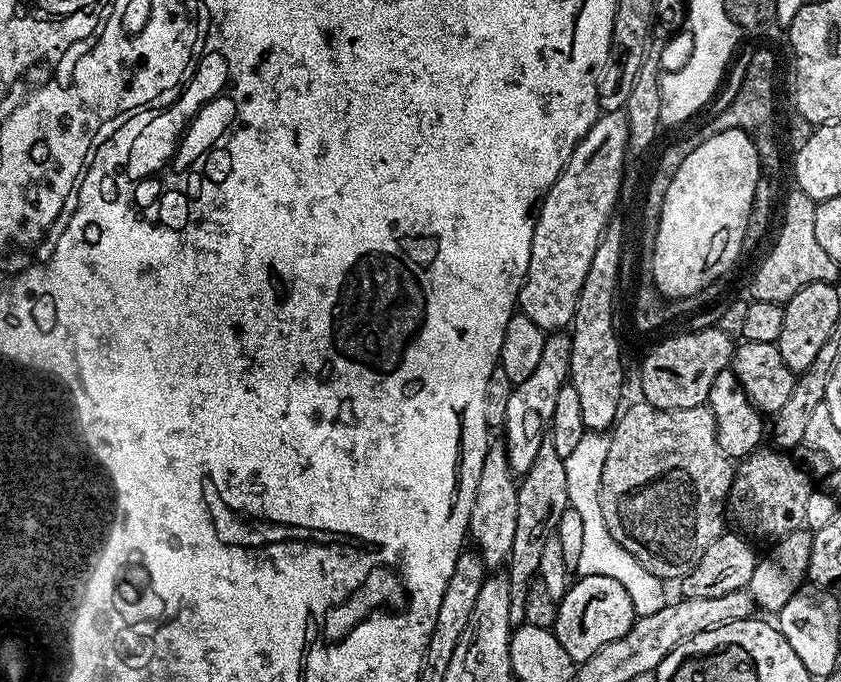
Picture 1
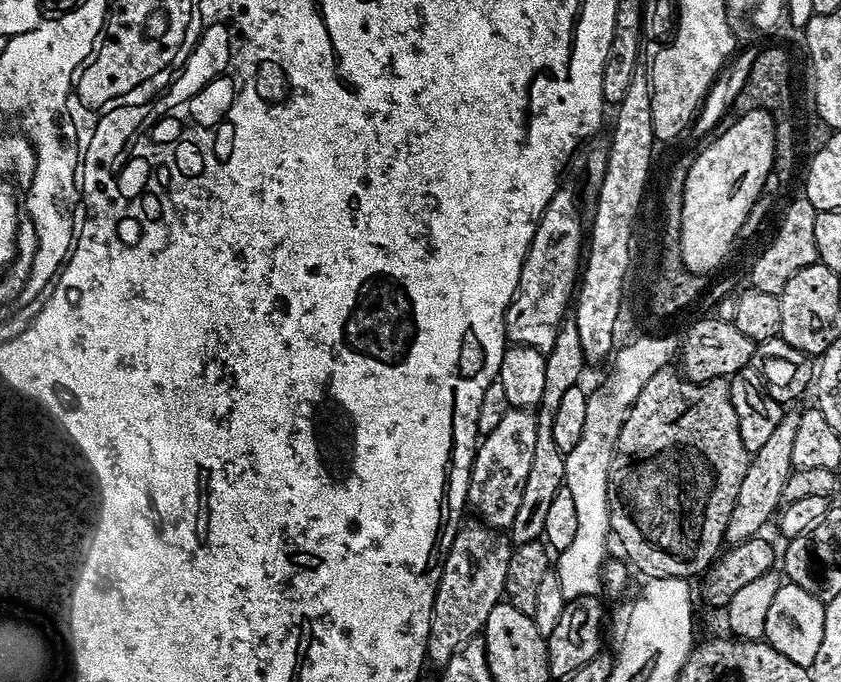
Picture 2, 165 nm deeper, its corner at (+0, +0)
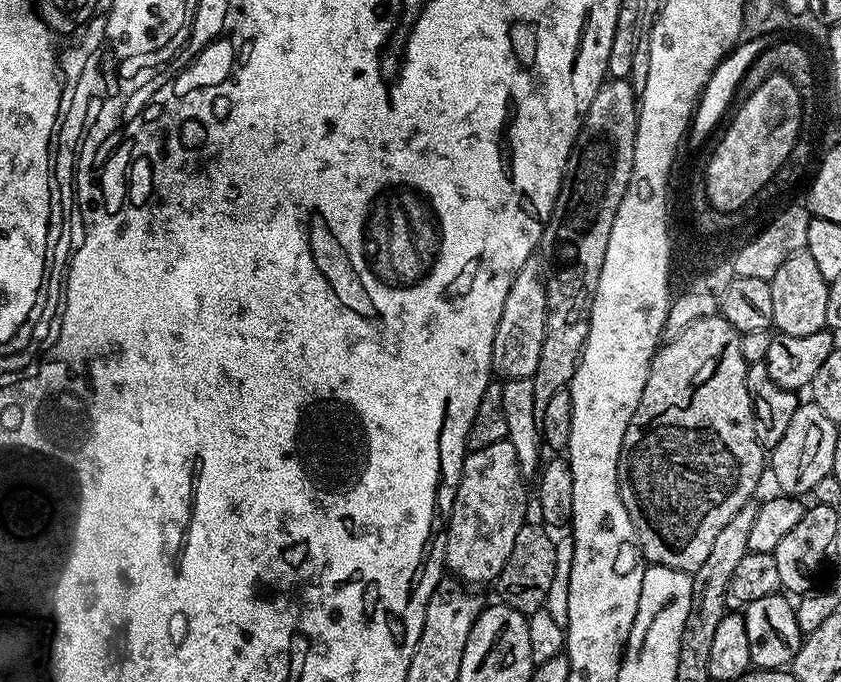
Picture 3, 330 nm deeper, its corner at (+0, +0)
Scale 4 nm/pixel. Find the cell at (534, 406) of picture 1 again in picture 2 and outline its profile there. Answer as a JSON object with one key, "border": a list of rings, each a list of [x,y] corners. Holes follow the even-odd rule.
{"border":[[[509,407],[508,412],[502,414],[501,420],[498,421],[498,427],[490,430],[490,434],[479,441],[468,483],[467,503],[470,512],[476,515],[473,517],[477,521],[497,530],[511,529],[514,514],[518,514],[518,506],[522,502],[522,486],[526,486],[526,477],[530,474],[530,465],[534,459],[534,441],[536,441],[537,435],[535,411]]]}

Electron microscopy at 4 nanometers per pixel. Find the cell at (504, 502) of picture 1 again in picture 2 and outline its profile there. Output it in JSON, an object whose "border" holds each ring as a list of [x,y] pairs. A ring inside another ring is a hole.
{"border":[[[483,522],[461,523],[454,542],[444,559],[434,606],[430,614],[428,635],[429,665],[443,666],[463,644],[477,639],[484,631],[490,610],[501,603],[506,582],[506,566],[510,566],[513,550],[511,539],[503,531],[488,527]]]}

